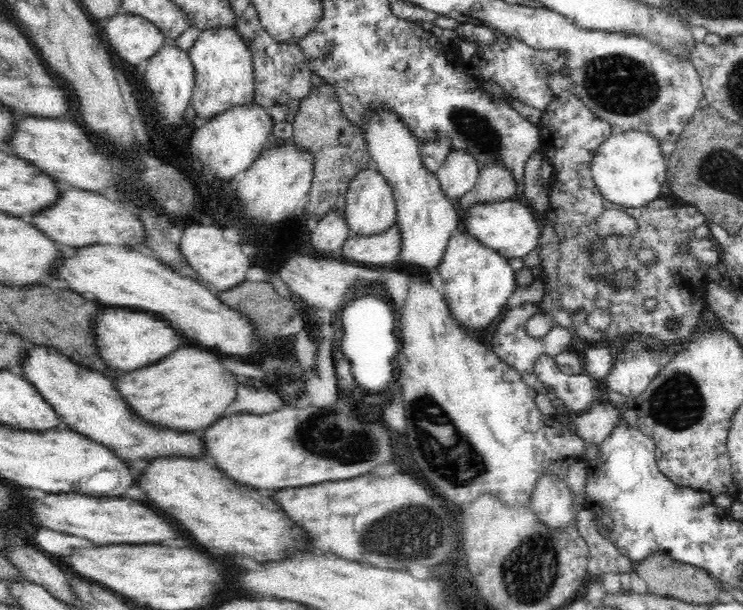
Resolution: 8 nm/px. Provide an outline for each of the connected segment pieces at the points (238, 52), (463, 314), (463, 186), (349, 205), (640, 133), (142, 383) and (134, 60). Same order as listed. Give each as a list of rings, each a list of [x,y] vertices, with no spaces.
[[[222,26],[202,30],[189,51],[195,72],[195,85],[189,105],[197,114],[197,122],[210,120],[220,112],[234,108],[236,104],[253,102],[253,53],[236,28]]]
[[[457,231],[448,242],[438,264],[439,274],[445,286],[445,298],[452,318],[462,322],[468,328],[486,328],[506,305],[506,300],[515,292],[517,282],[515,271],[510,267],[508,259],[500,253],[486,248],[478,240],[467,233]]]
[[[455,149],[448,153],[436,174],[446,197],[454,201],[473,190],[478,182],[480,170],[478,160],[472,152]]]
[[[373,165],[363,169],[351,180],[350,189],[345,202],[346,223],[348,223],[348,238],[371,236],[374,233],[384,233],[392,225],[397,224],[397,206],[389,181],[378,173]]]
[[[644,129],[614,131],[596,149],[591,164],[594,185],[606,201],[614,207],[629,211],[642,211],[660,197],[662,186],[667,183],[666,158],[656,136]]]
[[[182,346],[157,363],[133,371],[121,371],[113,380],[125,403],[142,420],[164,428],[181,429],[182,432],[200,432],[222,418],[226,407],[236,398],[236,374],[230,372],[226,365],[226,357],[215,350]]]
[[[118,12],[100,26],[108,38],[109,48],[120,62],[136,68],[166,44],[168,37],[149,20],[130,12]]]

